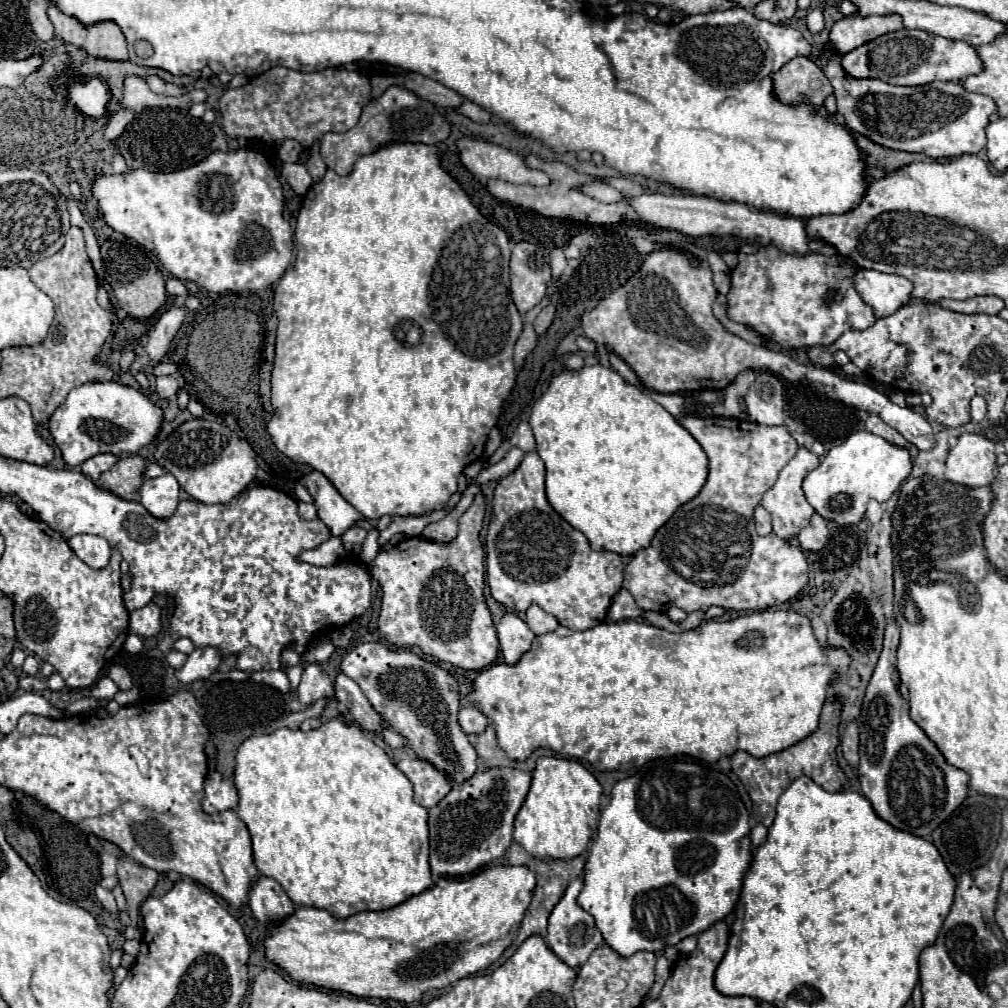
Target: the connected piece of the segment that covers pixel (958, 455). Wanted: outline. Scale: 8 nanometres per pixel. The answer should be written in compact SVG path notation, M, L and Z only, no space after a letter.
M962 433L950 447L944 477L970 489L990 485L994 481L996 455L994 443L978 433Z

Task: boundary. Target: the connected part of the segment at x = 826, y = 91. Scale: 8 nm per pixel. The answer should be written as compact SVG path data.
M794 57L772 75L774 97L784 105L808 105L818 111L826 97L832 95L832 85L820 65L808 57Z

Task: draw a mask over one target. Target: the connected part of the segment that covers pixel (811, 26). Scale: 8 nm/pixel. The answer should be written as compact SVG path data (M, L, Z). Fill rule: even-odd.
M812 9L806 17L806 27L810 33L822 33L824 31L824 16L820 9Z

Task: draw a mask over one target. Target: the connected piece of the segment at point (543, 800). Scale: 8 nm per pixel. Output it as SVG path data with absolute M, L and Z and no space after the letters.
M540 757L536 761L536 769L532 771L532 785L530 785L528 797L514 821L514 841L518 841L534 857L572 859L572 857L584 853L588 847L588 839L598 825L600 797L602 797L600 783L578 761L562 759L562 757Z

